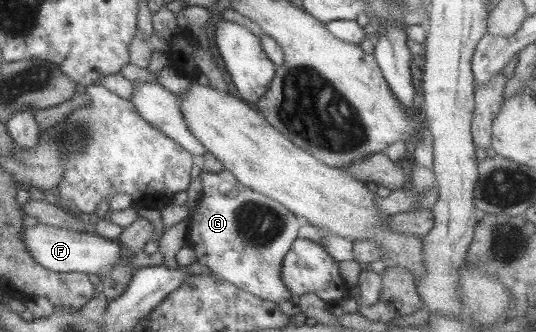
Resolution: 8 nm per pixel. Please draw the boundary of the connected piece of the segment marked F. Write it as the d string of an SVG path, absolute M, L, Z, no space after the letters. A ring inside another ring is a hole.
M42 224L22 228L22 241L31 258L46 271L68 273L80 272L84 275L105 273L122 257L117 239L106 239L93 231L76 232L70 229L58 228Z

